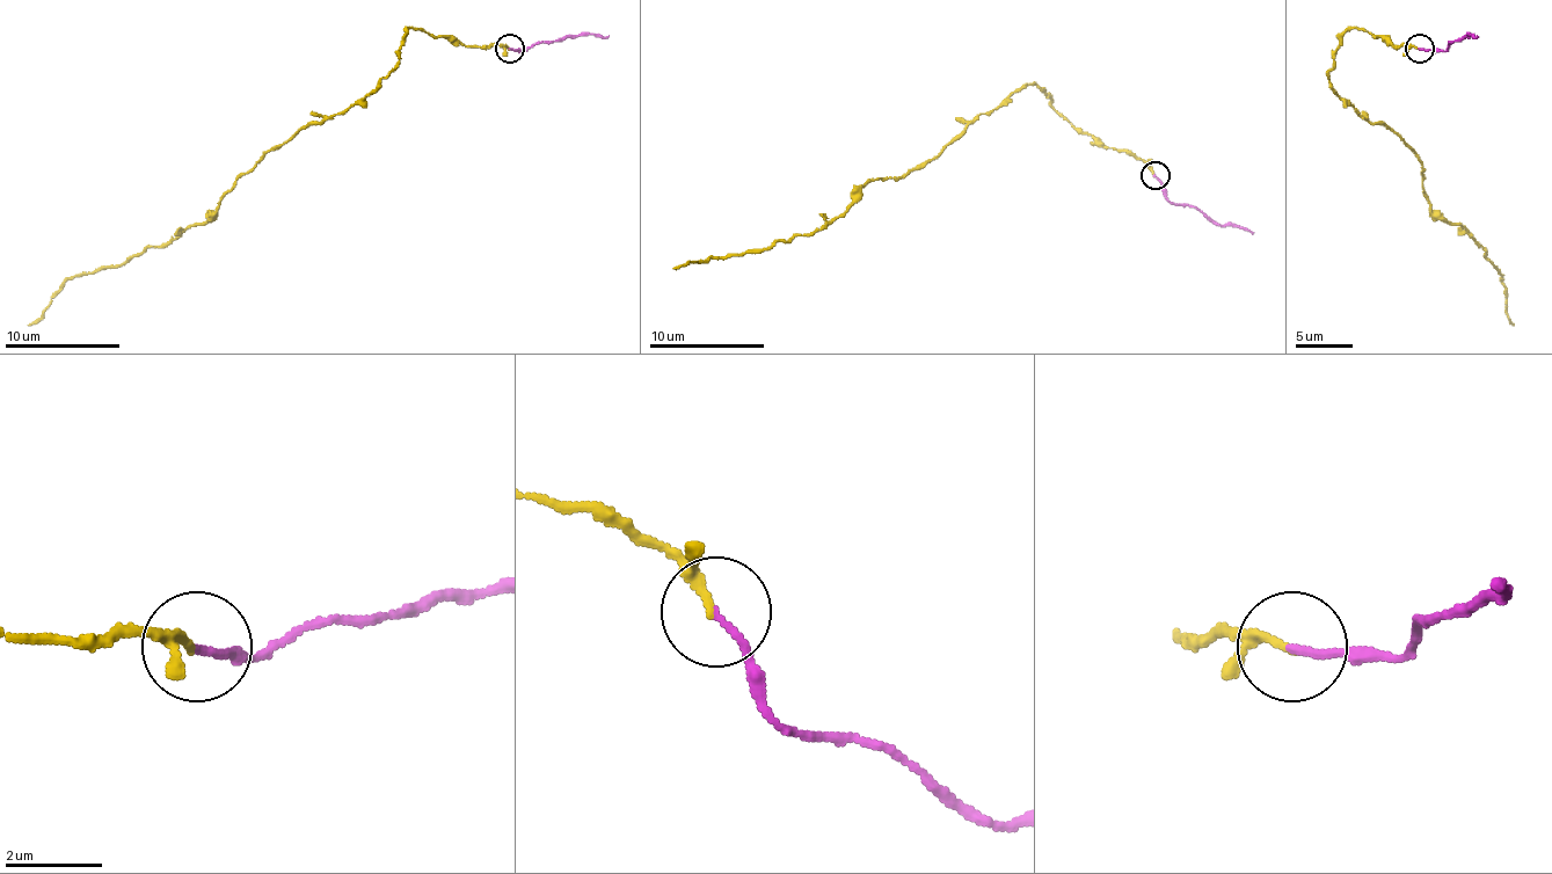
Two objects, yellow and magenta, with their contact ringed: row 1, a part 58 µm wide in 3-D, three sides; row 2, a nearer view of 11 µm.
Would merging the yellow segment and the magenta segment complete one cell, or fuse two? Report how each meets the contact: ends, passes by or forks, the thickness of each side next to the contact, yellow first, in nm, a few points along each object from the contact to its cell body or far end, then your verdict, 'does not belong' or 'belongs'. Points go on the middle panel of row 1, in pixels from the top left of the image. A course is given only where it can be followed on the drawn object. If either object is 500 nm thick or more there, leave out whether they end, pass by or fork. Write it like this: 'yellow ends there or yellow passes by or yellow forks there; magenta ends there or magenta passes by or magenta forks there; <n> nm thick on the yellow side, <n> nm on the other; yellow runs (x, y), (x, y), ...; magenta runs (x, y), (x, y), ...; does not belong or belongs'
yellow passes by; magenta ends there; 130 nm thick on the yellow side, 150 nm on the other; yellow runs (1155, 174), (1131, 154), (1079, 135), (1046, 92), (1025, 86), (935, 157), (861, 186), (818, 228), (672, 269); magenta runs (1155, 174), (1171, 203), (1197, 205), (1223, 226), (1254, 232); belongs

